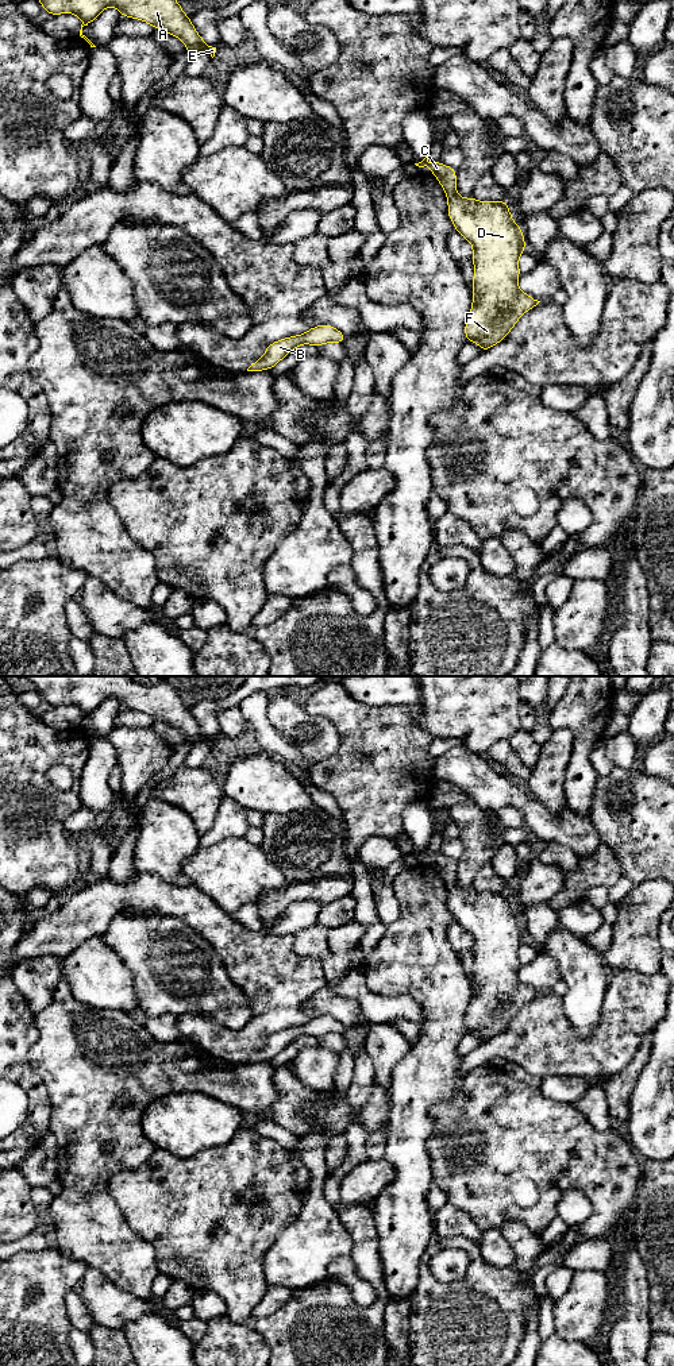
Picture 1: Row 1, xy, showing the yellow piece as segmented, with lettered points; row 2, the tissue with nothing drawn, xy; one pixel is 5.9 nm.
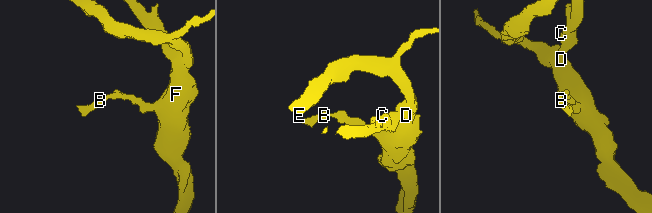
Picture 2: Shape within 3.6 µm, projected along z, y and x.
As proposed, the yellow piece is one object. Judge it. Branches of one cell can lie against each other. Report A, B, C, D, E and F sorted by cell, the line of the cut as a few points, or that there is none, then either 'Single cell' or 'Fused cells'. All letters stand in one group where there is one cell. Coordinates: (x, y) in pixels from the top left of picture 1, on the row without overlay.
Groups: A B C D E F. No split. Single cell

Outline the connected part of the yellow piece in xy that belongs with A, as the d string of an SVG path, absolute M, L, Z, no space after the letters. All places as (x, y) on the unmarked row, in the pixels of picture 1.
M19 676L34 684L35 690L43 696L43 702L49 706L74 705L81 710L80 728L84 729L90 738L96 738L84 725L82 718L90 715L99 705L113 698L120 702L123 709L134 709L143 711L154 719L180 729L186 738L186 744L190 746L199 744L208 744L212 749L215 748L216 738L208 737L195 717L190 709L185 706L178 692L166 683L149 684L145 682L135 682L130 676Z

